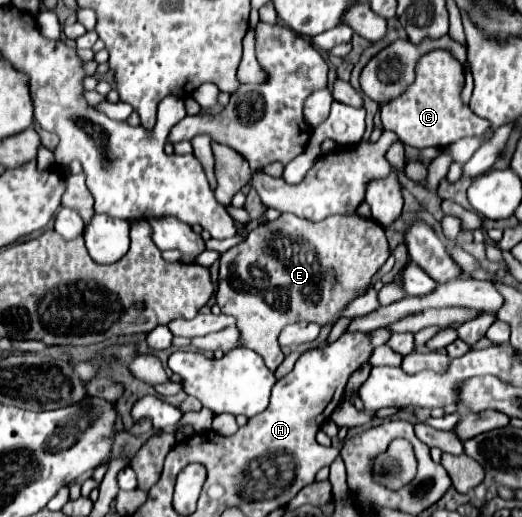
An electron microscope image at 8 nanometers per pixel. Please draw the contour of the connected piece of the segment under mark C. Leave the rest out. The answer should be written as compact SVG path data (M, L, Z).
M435 49L423 55L417 63L417 77L405 95L393 99L393 103L381 105L381 121L387 131L399 135L399 139L415 149L435 147L445 149L463 137L481 137L489 131L489 121L477 117L459 99L461 85L465 83L463 65L447 49Z

